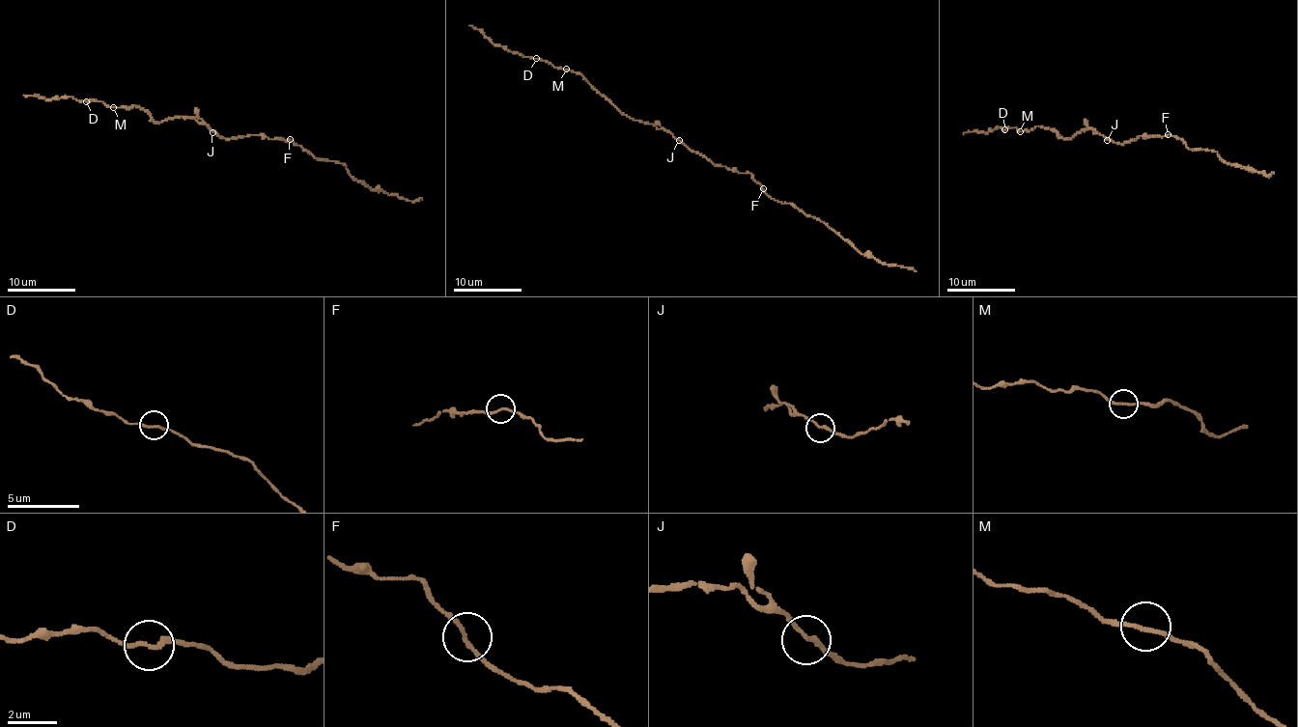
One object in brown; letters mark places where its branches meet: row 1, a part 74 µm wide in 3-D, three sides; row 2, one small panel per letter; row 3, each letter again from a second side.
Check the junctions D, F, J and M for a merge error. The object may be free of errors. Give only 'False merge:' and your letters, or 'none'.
False merge: none

